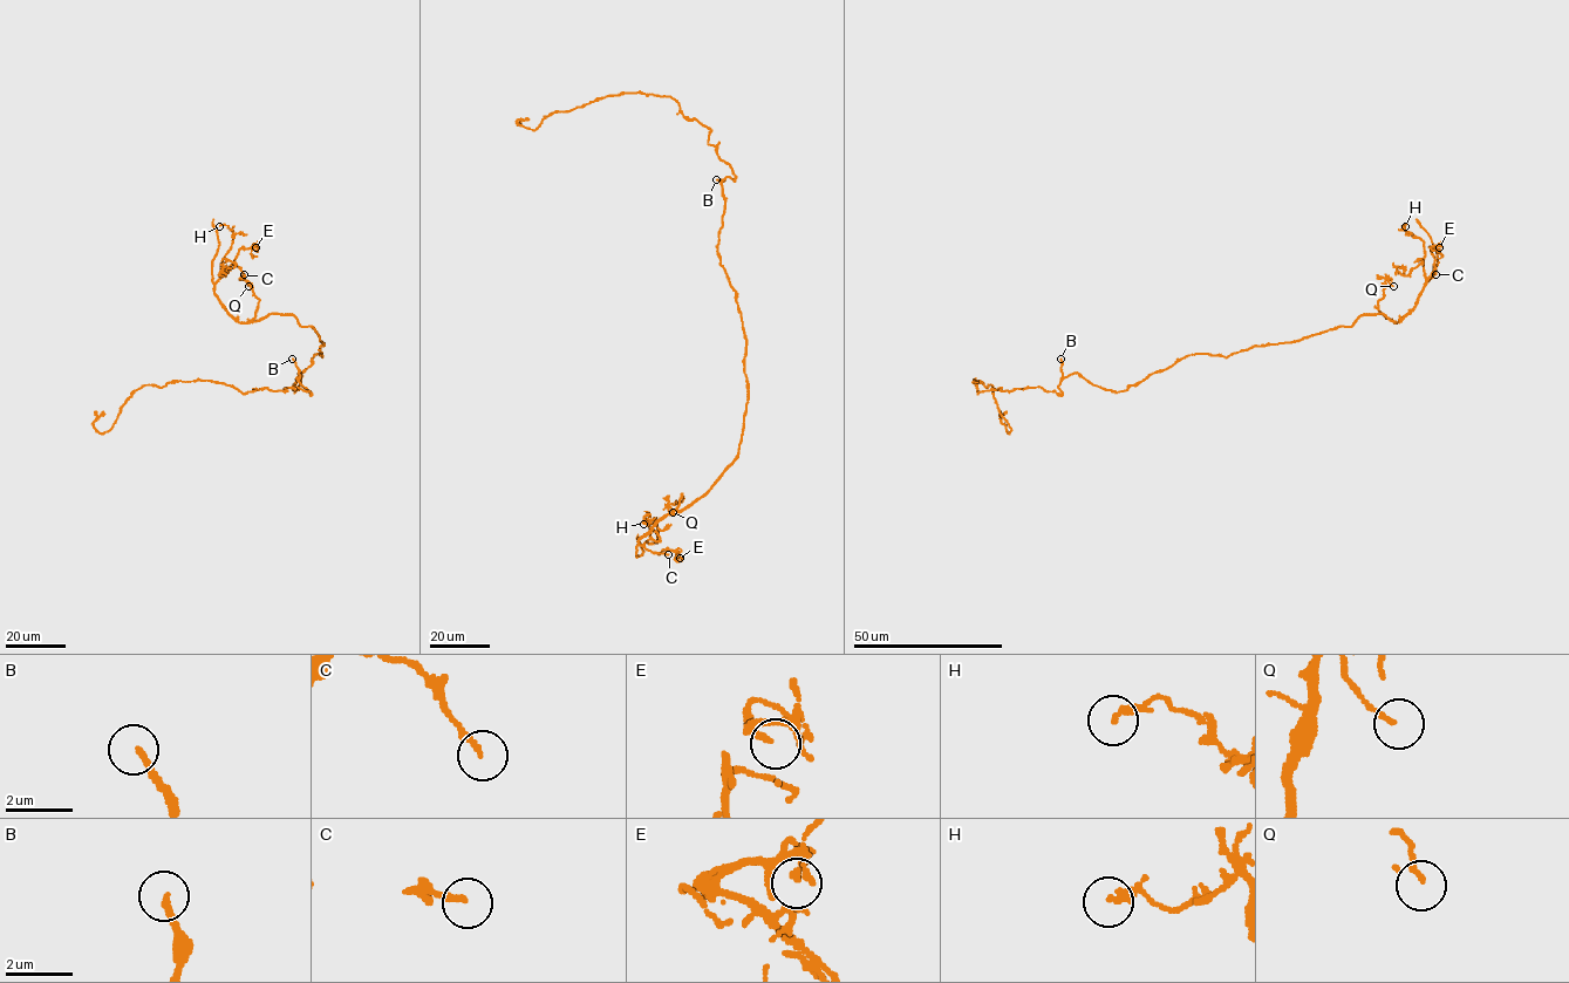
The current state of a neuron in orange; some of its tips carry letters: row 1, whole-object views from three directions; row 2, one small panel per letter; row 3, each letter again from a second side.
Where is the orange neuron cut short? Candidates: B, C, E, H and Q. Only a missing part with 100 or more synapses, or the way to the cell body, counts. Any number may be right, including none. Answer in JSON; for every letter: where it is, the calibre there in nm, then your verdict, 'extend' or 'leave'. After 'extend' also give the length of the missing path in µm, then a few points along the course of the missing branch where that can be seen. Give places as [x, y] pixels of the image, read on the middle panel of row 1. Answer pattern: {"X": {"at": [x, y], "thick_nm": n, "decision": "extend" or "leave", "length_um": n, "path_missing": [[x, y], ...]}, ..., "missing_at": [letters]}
{"B": {"at": [716, 179], "thick_nm": 180, "decision": "extend", "length_um": 130, "path_missing": [[716, 179], [675, 184], [687, 211], [684, 227], [679, 236], [666, 226], [647, 234], [674, 244]]}, "C": {"at": [668, 554], "thick_nm": 180, "decision": "leave"}, "E": {"at": [680, 558], "thick_nm": 180, "decision": "leave"}, "H": {"at": [643, 524], "thick_nm": 240, "decision": "leave"}, "Q": {"at": [673, 512], "thick_nm": 140, "decision": "leave"}, "missing_at": ["B"]}

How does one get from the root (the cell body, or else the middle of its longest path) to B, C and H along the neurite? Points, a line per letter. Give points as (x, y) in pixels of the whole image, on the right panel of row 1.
B: (1146, 377), (1125, 390), (1113, 393), (1092, 384), (1078, 374), (1063, 379), (1061, 359)
C: (1146, 377), (1189, 355), (1227, 357), (1291, 342), (1363, 315), (1398, 322), (1434, 265), (1436, 274)
H: (1146, 377), (1189, 355), (1227, 357), (1291, 342), (1363, 315), (1398, 322), (1426, 280), (1424, 243), (1405, 226)

